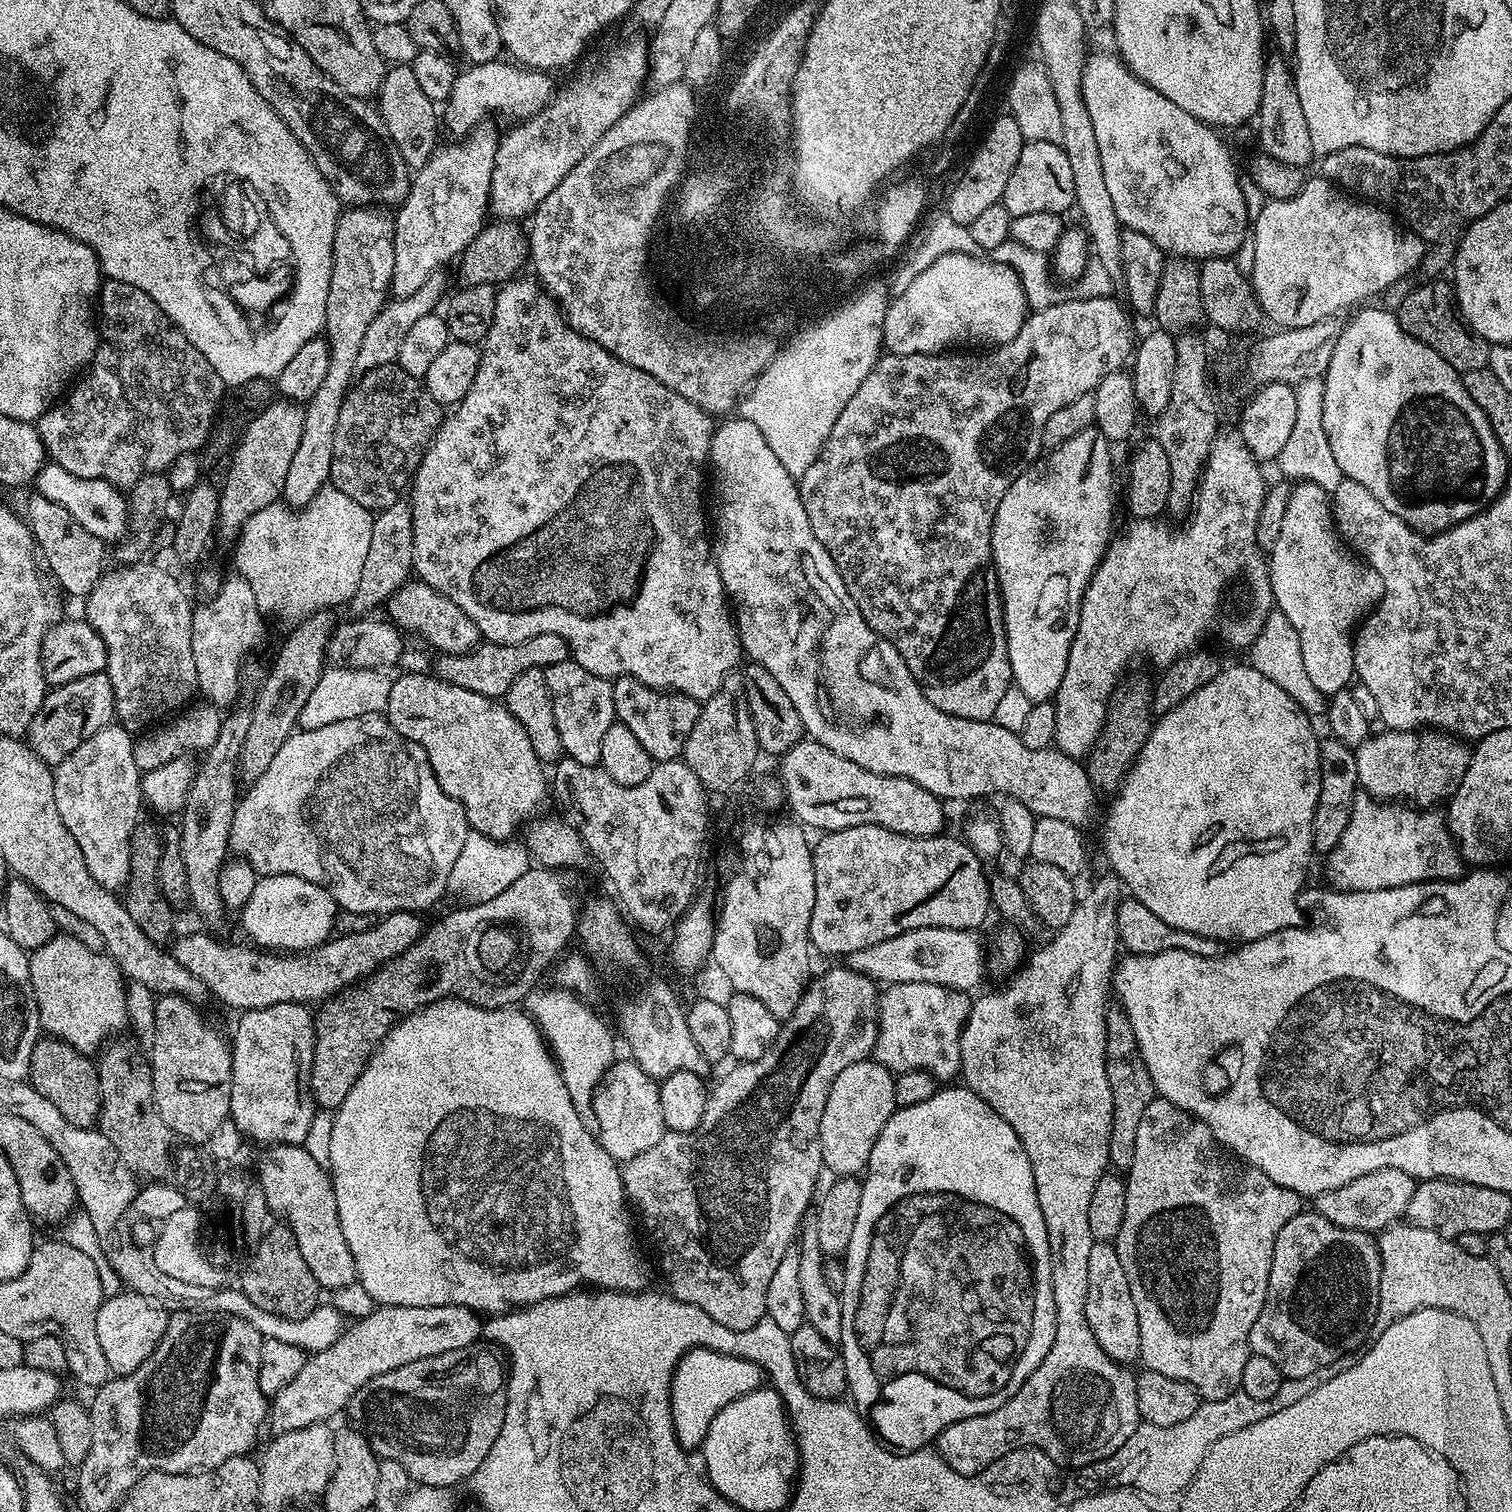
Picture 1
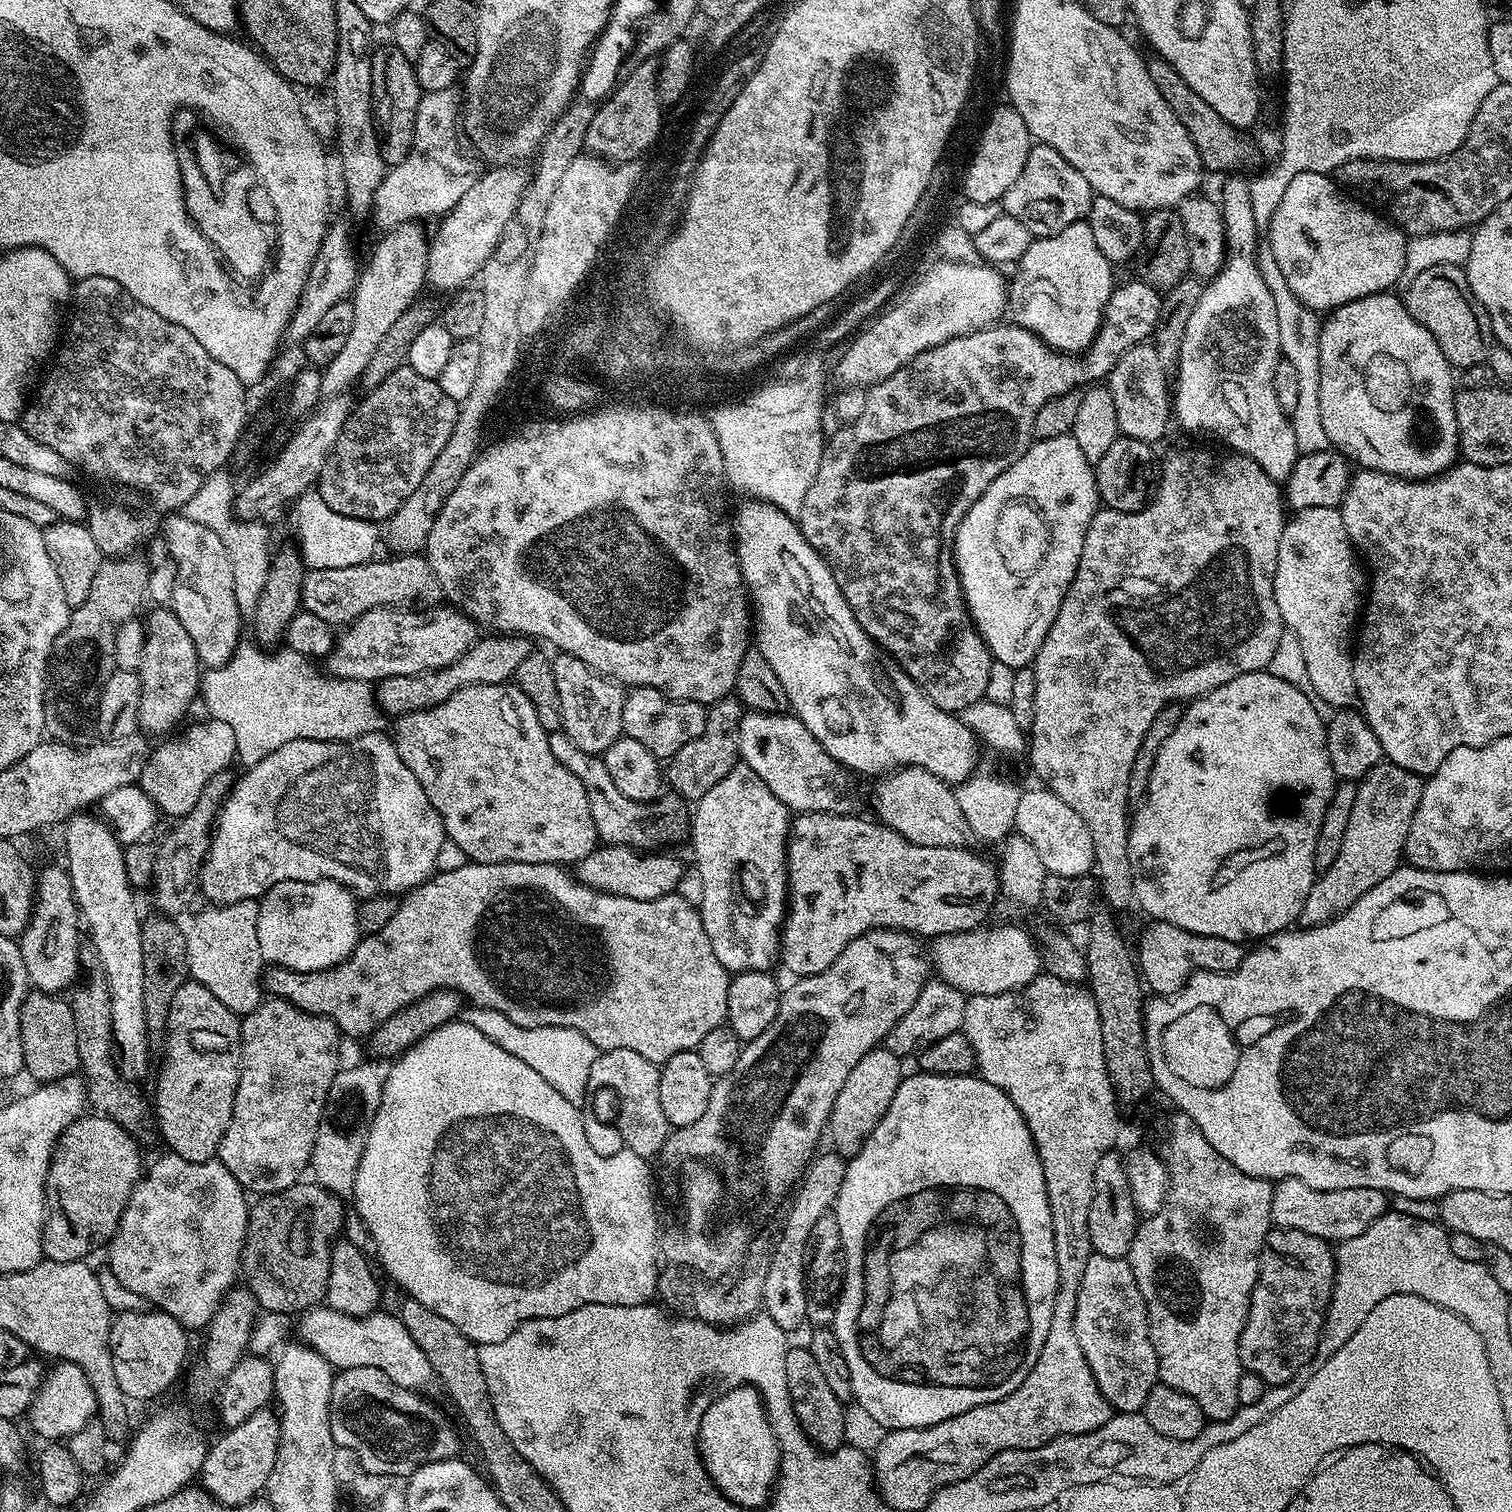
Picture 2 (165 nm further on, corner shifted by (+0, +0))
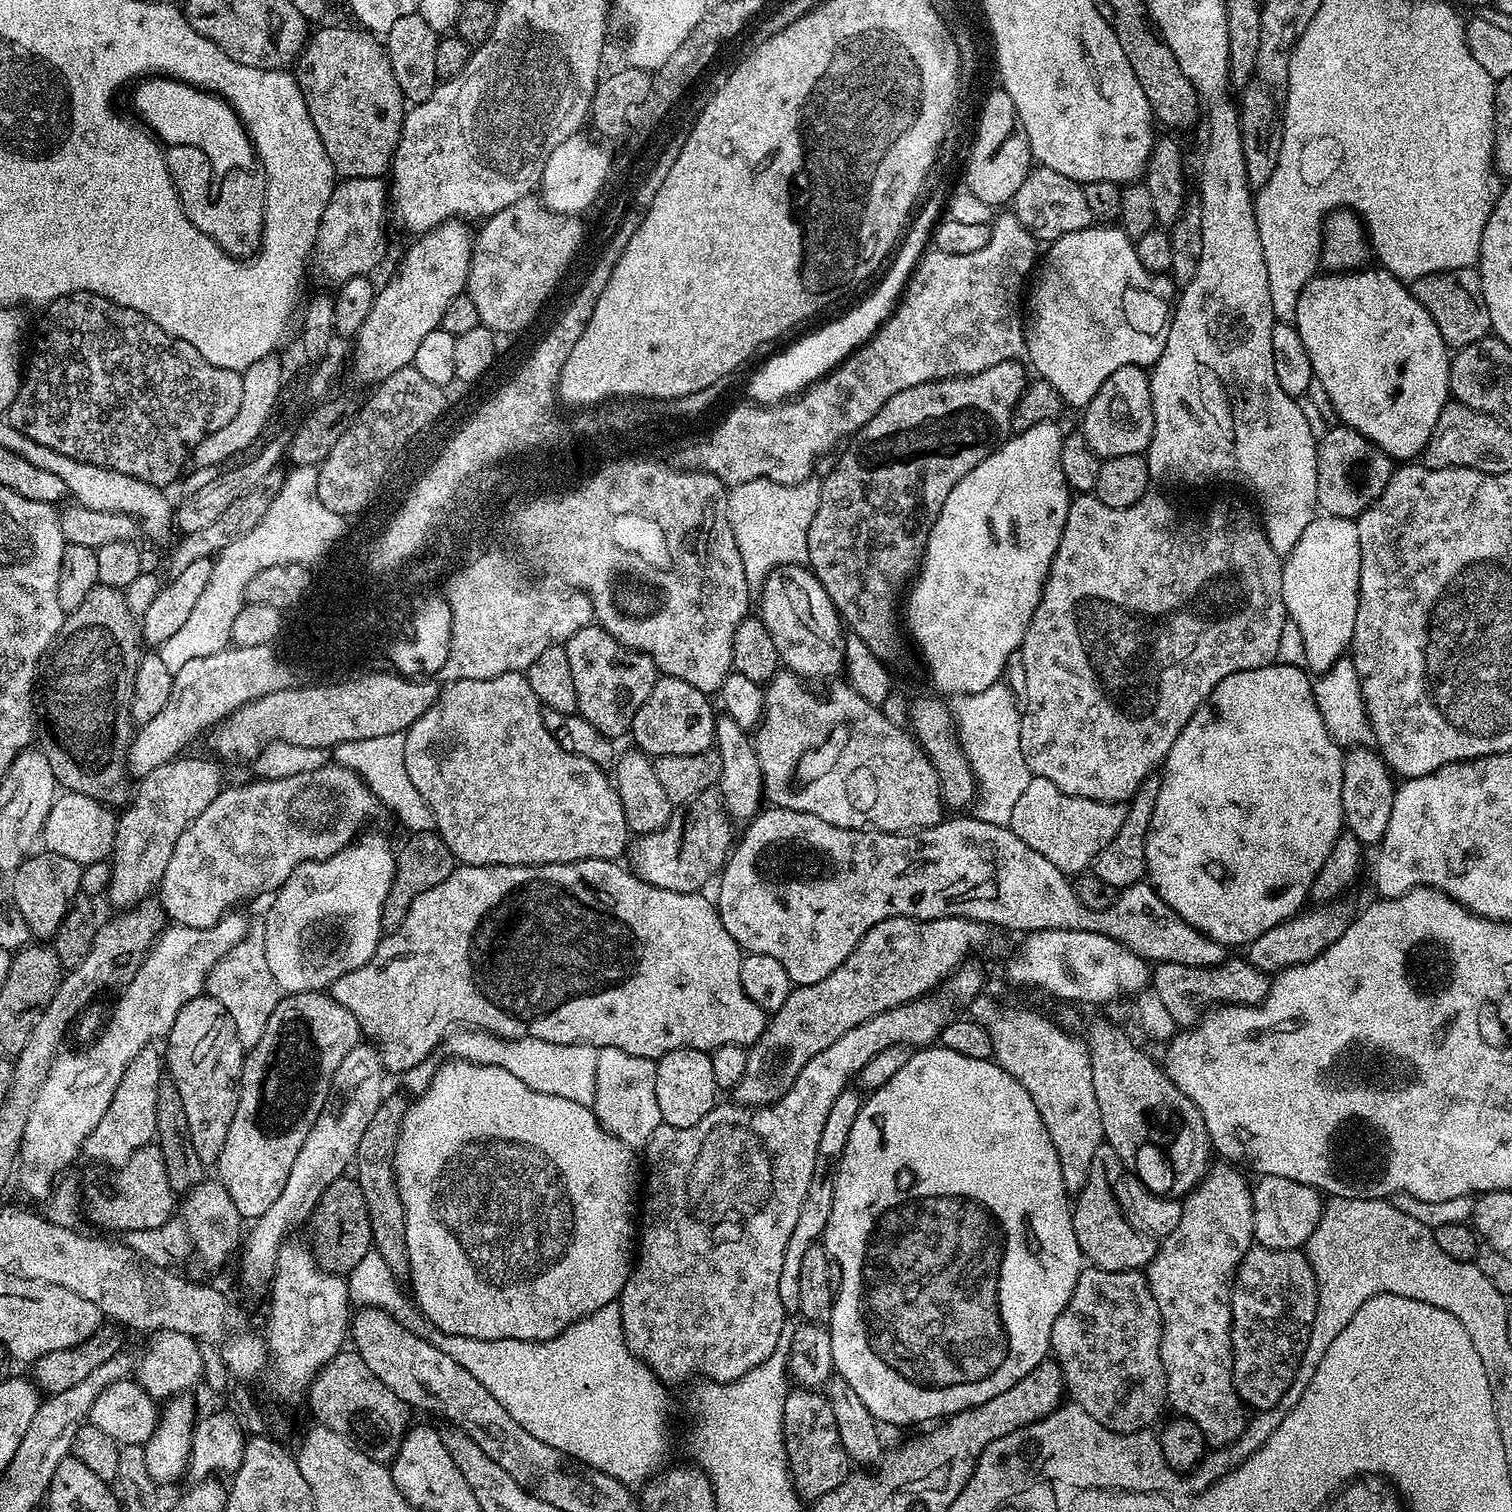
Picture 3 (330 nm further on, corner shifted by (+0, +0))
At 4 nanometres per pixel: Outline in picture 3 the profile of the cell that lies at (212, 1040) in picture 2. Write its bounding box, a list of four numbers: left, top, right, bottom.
[166,994,246,1166]

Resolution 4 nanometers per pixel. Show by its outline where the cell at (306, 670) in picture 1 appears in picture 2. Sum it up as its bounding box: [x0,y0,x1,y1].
[150,770,234,918]

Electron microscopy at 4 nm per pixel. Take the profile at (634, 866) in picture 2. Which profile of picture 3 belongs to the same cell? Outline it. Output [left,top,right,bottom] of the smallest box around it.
[630,788,734,892]

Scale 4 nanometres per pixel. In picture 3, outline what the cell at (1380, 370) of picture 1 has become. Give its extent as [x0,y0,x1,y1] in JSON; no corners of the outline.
[1294,266,1450,462]

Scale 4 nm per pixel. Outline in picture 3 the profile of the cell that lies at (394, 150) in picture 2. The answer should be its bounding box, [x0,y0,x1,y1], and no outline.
[294,26,406,179]

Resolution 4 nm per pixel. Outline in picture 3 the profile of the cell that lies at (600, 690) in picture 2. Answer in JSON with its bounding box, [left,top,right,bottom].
[562,622,658,738]

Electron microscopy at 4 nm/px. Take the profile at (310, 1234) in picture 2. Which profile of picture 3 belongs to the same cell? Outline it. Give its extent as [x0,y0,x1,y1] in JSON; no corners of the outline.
[310,1175,373,1274]

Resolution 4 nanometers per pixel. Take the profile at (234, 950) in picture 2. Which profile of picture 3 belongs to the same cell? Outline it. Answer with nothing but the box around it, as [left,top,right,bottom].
[206,923,282,1050]

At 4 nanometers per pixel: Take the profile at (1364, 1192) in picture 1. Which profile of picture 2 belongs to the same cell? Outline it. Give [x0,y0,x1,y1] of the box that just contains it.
[1272,1178,1390,1242]

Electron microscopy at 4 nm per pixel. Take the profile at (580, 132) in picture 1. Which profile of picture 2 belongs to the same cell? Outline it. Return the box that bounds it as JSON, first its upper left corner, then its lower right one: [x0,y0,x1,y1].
[427,166,529,294]

